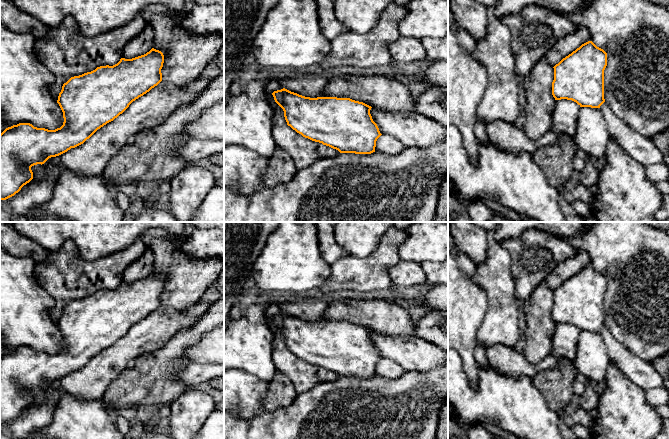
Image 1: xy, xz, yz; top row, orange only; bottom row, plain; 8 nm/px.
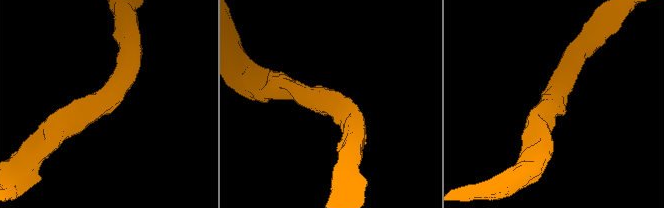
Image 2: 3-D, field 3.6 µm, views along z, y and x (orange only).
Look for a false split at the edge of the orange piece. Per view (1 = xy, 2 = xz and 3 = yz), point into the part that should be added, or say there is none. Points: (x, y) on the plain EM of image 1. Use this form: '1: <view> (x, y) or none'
1: xy (148, 335)
2: xz (413, 353)
3: yz (565, 339)

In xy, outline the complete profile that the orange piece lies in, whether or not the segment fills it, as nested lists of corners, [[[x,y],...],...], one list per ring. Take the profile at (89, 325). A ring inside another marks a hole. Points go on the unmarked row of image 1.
[[[152,272],[144,279],[132,283],[121,282],[113,290],[100,290],[91,296],[71,301],[63,308],[57,324],[64,342],[60,352],[48,354],[34,351],[30,347],[19,347],[6,352],[0,358],[0,425],[7,423],[13,438],[26,439],[36,430],[51,423],[54,410],[63,394],[83,400],[100,400],[108,385],[127,368],[129,360],[163,347],[181,329],[190,327],[211,305],[199,301],[182,312],[167,308],[162,304],[163,287],[163,277]],[[56,380],[59,384],[47,391],[47,399],[42,404],[33,405],[31,391],[42,389]]]

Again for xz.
[[[285,312],[272,317],[275,326],[283,333],[287,349],[312,365],[322,367],[340,377],[371,378],[381,359],[399,364],[405,372],[429,371],[448,363],[448,351],[417,337],[388,337],[350,322],[310,322]]]

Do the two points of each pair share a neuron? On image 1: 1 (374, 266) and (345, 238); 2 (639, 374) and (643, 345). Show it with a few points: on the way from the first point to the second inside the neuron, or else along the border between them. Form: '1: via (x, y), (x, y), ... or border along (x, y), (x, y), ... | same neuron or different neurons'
1: border along (380, 239), (377, 247), (367, 256), (348, 255) | different neurons
2: border along (622, 344), (650, 363) | different neurons

